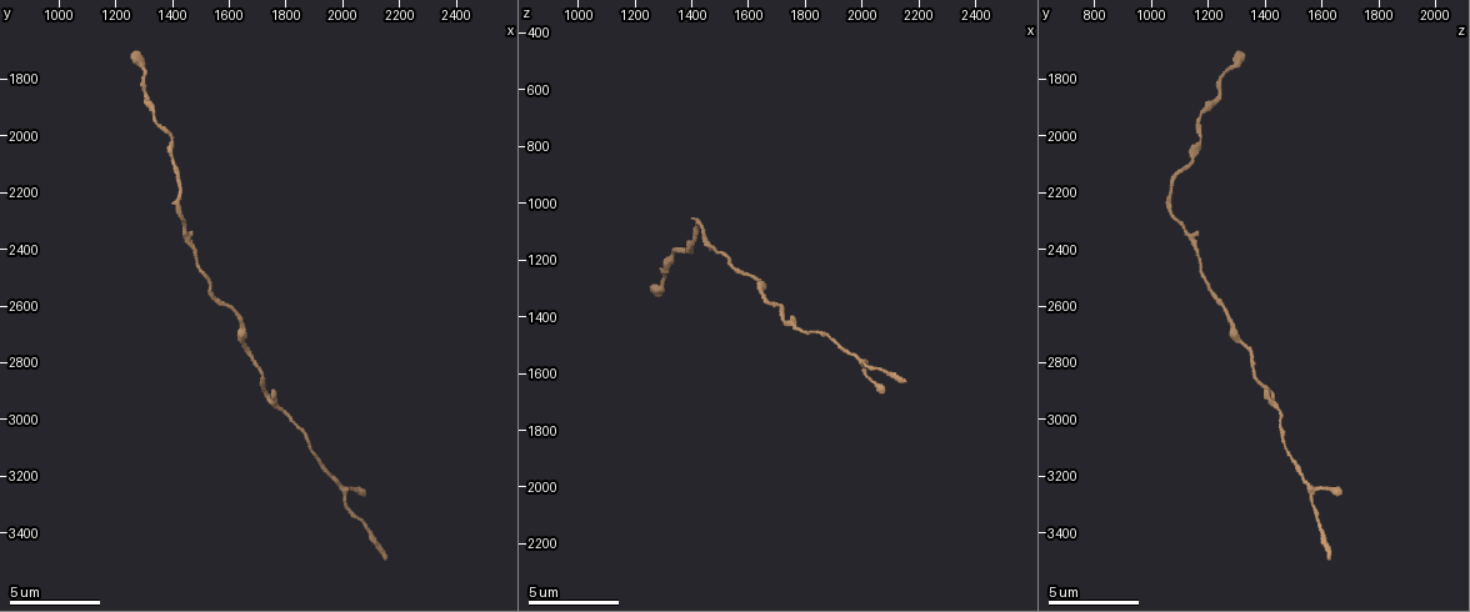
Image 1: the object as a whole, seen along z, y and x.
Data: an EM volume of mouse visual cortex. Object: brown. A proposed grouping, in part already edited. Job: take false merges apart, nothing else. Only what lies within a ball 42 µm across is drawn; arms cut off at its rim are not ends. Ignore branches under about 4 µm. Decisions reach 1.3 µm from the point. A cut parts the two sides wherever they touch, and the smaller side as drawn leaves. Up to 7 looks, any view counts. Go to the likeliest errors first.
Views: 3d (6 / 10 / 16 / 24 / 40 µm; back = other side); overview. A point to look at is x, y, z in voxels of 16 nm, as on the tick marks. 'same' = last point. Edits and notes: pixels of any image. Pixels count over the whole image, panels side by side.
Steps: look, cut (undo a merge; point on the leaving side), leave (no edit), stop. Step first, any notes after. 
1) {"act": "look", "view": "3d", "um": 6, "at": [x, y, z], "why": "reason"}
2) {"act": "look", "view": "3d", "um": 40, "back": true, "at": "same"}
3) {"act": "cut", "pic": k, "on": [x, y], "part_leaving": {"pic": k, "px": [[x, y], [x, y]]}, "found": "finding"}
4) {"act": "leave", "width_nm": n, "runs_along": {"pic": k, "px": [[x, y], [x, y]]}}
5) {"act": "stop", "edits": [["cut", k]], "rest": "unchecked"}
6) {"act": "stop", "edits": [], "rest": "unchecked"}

{"act": "look", "view": "3d", "um": 10, "at": [1430, 2200, 1060], "why": "thin neck"}

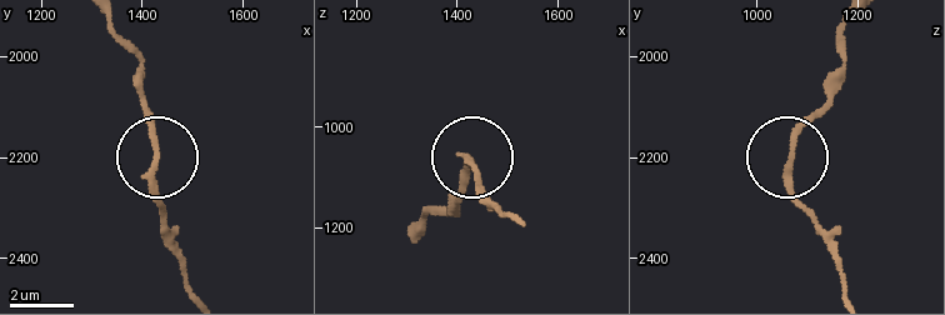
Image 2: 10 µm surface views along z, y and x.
{"act": "leave", "width_nm": 190, "runs_along": {"pic": 2, "px": [[190, 288], [163, 215], [155, 126], [141, 98]]}, "found": "all the same neuron"}

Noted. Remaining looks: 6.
{"act": "look", "view": "3d", "um": 10, "at": [1650, 2740, 1320], "why": "sudden change in width"}

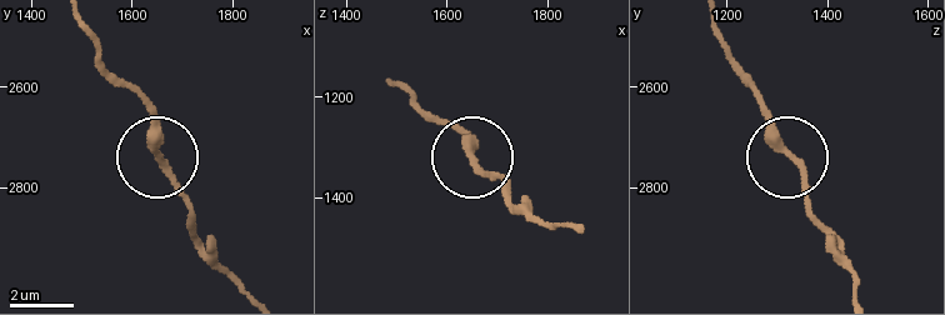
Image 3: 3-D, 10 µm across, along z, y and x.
{"act": "leave", "runs_along": {"pic": 3, "px": [[456, 134], [488, 174], [510, 180]]}, "found": "one neuron here"}

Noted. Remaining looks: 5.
{"act": "look", "view": "3d", "um": 16, "at": [1930, 3170, 1510], "why": "calibre changes"}

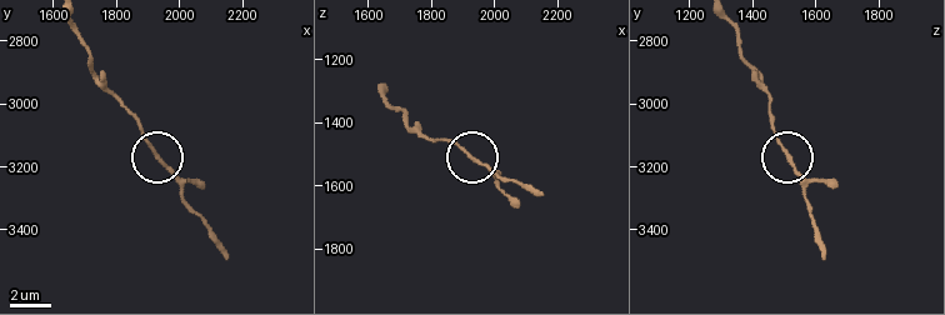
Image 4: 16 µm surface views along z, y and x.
{"act": "look", "view": "3d", "um": 6, "at": [1930, 3160, 1510]}

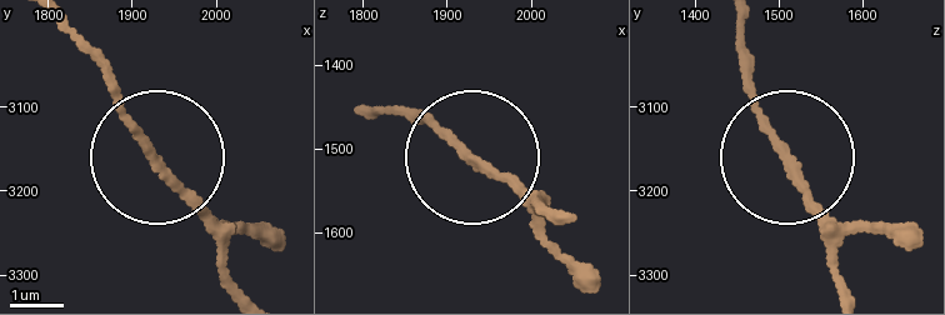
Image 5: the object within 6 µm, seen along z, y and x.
{"act": "leave", "runs_along": {"pic": 5, "px": [[56, 26], [96, 66], [164, 188], [226, 250]]}, "found": "all the same neuron"}

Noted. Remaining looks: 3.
{"act": "look", "view": "3d", "um": 16, "at": [1770, 2940, 1430], "why": "thick turns thin"}

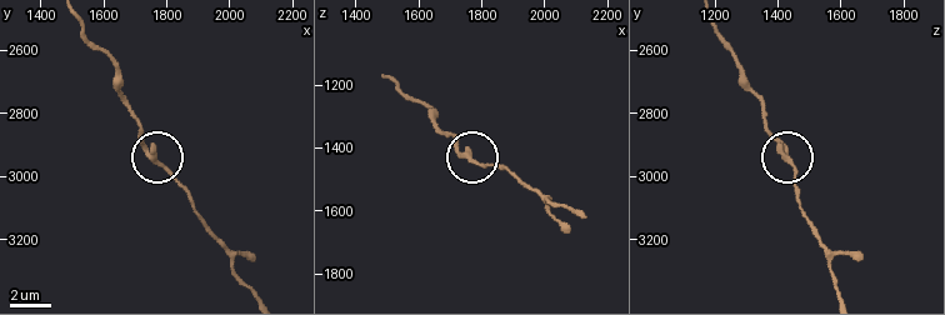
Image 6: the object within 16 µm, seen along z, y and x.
{"act": "leave", "runs_along": {"pic": 6, "px": [[738, 58], [745, 86], [790, 163], [794, 190]]}, "found": "one neuron here"}

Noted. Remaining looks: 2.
{"act": "stop", "edits": [], "rest": "unchecked"}

